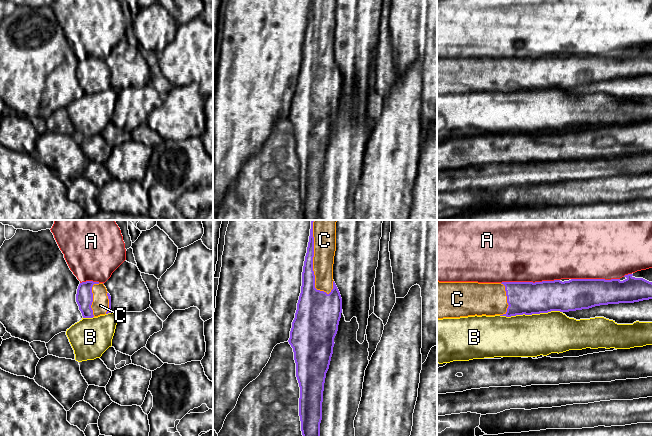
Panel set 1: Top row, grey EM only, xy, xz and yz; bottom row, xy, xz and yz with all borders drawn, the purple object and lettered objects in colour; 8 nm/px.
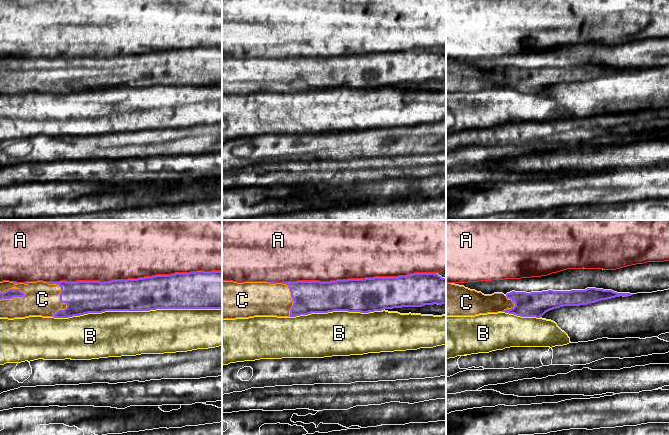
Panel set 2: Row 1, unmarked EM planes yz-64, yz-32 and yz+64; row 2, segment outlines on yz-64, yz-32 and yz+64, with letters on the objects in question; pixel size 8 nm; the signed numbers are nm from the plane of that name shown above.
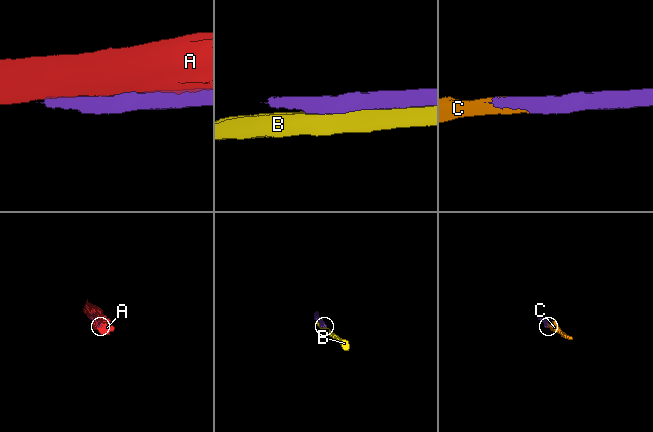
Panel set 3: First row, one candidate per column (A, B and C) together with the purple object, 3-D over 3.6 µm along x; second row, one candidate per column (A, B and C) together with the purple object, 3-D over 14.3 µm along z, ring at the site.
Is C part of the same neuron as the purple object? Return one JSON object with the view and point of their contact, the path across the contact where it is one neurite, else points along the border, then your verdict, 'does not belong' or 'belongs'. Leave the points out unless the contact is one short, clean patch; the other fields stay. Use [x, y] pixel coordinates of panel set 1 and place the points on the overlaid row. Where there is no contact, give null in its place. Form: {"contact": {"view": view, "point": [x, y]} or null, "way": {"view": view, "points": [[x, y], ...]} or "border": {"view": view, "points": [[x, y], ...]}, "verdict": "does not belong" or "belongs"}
{"contact": {"view": "xz", "point": [312, 260]}, "verdict": "belongs"}

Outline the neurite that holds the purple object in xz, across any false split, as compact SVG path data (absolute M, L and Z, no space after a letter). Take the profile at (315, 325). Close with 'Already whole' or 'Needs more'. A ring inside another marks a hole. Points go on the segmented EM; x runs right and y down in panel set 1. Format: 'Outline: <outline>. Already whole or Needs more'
Outline: M311 220L301 293L288 340L293 348L300 387L299 416L303 436L320 436L324 383L342 313L342 298L333 280L336 222L337 220Z. Needs more

